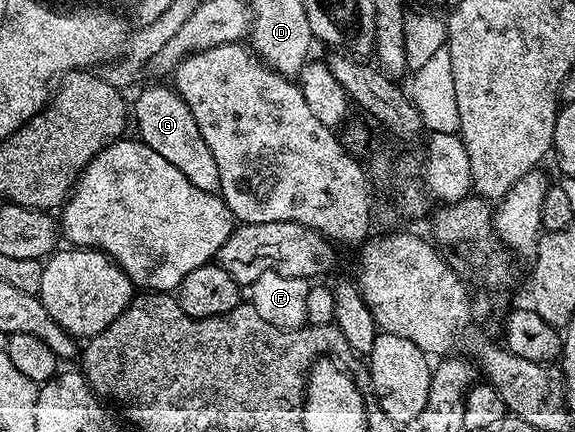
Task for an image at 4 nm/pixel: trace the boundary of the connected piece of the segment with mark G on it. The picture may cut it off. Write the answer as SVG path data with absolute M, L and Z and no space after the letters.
M154 84L138 94L138 99L132 102L132 118L138 121L137 137L152 152L160 152L172 168L177 168L188 176L188 184L196 184L200 192L218 194L220 184L220 168L216 164L216 156L204 144L204 136L200 136L200 128L196 128L196 120L184 100L173 85Z

